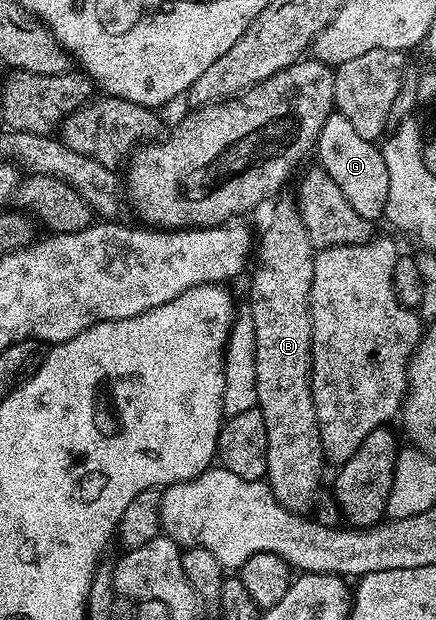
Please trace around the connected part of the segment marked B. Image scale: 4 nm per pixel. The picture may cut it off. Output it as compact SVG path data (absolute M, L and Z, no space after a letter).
M292 198L285 199L273 211L273 220L269 228L261 235L261 264L253 275L253 284L249 287L247 302L251 305L251 314L255 323L255 384L258 389L256 408L263 413L263 425L267 425L267 469L265 470L269 488L273 490L275 498L283 504L288 511L305 513L314 506L315 500L322 490L321 470L327 467L323 441L319 433L319 421L313 404L313 389L311 376L313 374L313 322L309 316L309 298L311 297L311 281L315 277L315 248L313 242L307 237L307 229L297 212L297 204Z

